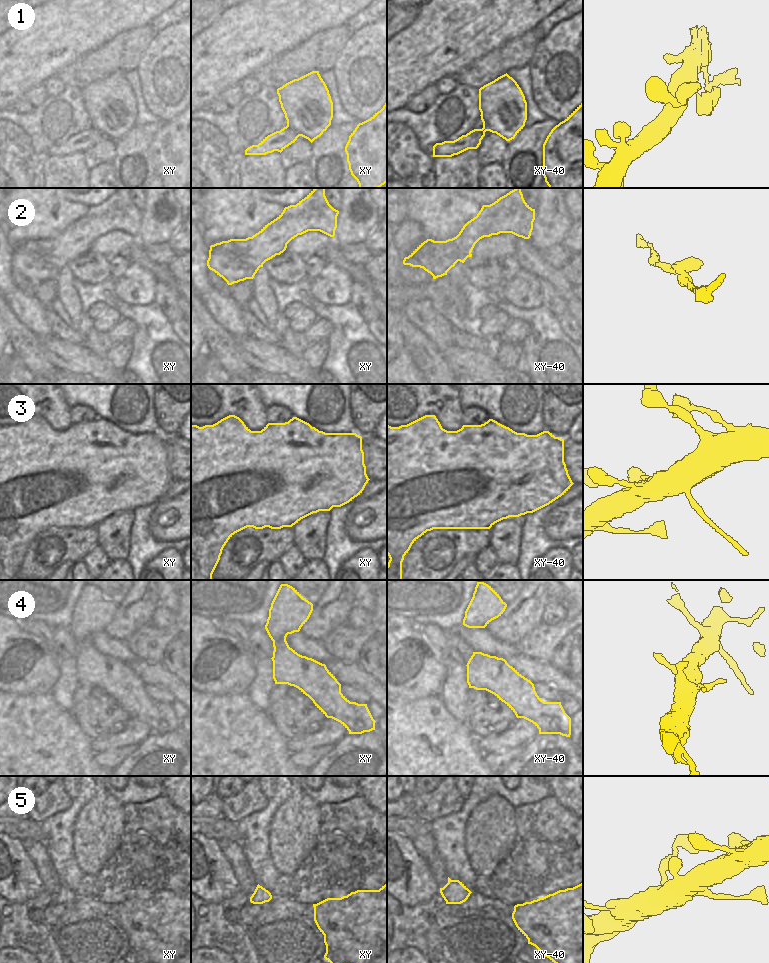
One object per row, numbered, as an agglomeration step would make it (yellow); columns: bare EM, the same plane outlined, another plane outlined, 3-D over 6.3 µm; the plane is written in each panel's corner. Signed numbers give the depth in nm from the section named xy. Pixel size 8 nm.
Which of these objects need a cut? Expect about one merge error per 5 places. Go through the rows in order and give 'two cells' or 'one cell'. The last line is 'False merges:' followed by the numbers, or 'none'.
1: one cell
2: one cell
3: two cells
4: one cell
5: one cell
False merges: 3

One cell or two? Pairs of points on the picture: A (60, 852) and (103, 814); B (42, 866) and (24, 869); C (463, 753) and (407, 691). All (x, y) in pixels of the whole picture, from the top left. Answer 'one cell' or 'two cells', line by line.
A: two cells
B: two cells
C: two cells

